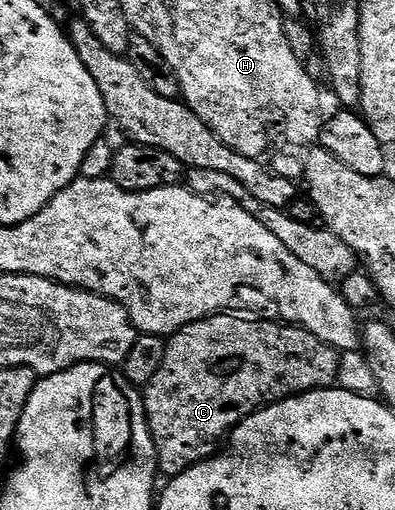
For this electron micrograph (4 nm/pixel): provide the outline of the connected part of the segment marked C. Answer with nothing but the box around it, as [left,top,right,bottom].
[144,312,339,479]

